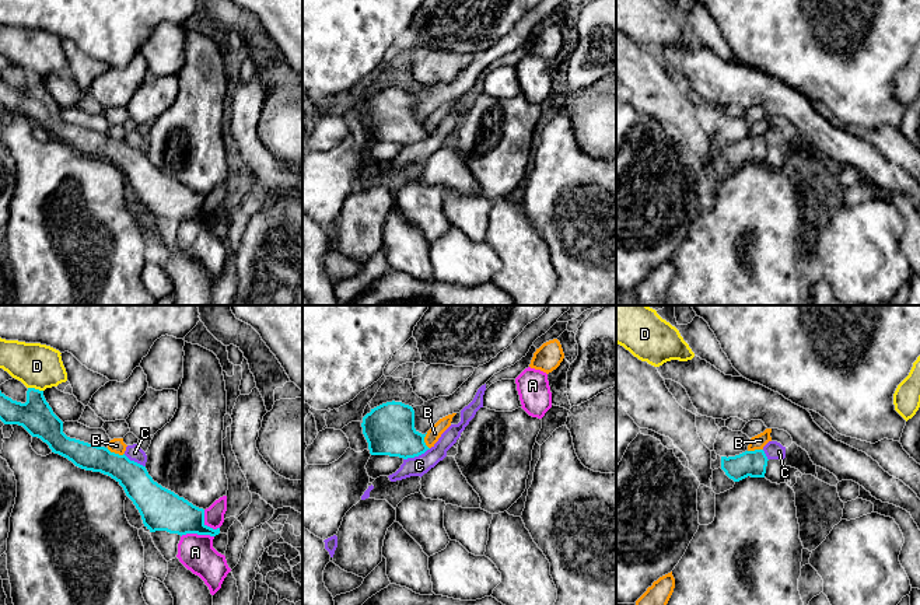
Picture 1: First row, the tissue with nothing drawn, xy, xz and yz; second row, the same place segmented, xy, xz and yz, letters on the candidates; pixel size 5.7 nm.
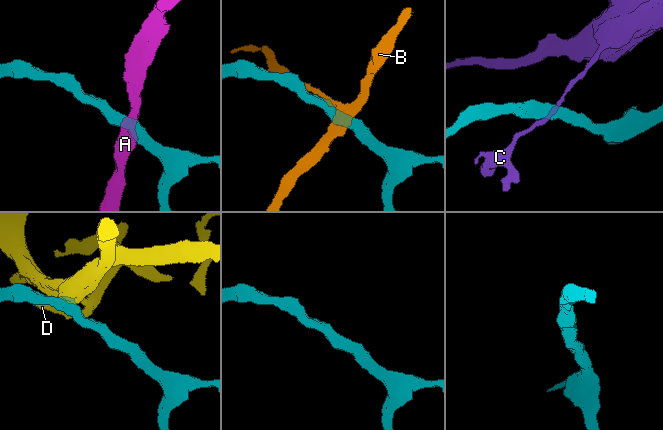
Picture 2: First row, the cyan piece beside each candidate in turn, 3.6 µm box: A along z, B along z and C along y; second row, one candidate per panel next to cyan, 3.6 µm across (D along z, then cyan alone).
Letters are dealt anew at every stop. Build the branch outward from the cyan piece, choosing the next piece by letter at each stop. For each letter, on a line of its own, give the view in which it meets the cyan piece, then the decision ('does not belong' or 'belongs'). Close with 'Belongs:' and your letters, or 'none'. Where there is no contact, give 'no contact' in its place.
A: contact in xy; does not belong
B: contact in xy; does not belong
C: contact in xz; does not belong
D: contact in xy; does not belong
Belongs: none

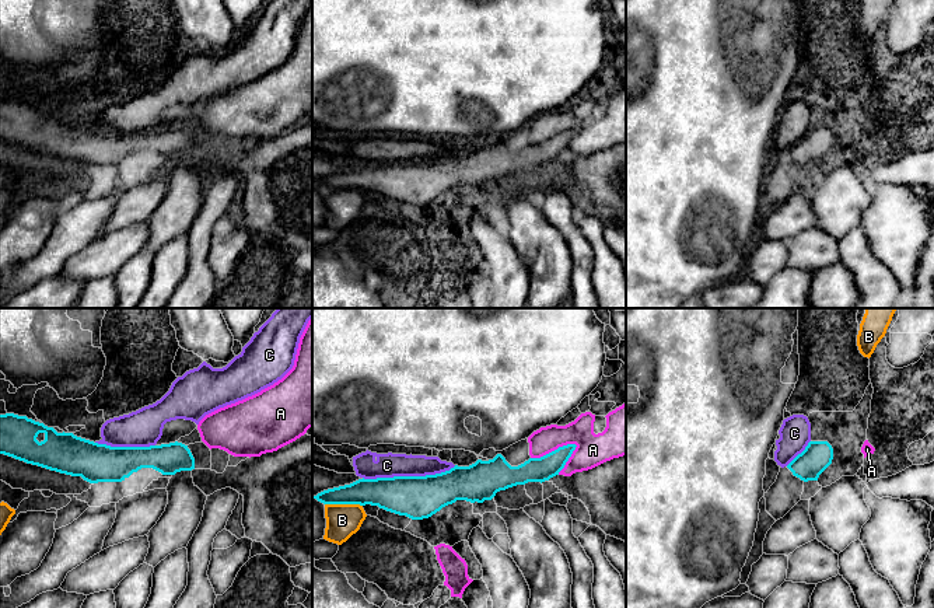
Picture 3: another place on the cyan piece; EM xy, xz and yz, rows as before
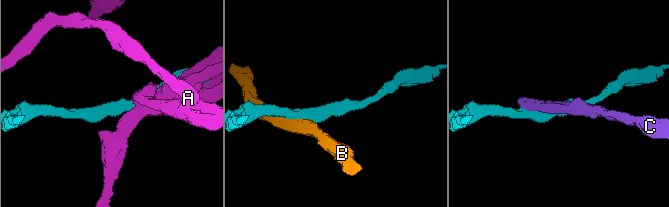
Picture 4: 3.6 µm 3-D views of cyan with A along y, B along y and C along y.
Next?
A: contact in xz; does not belong
B: contact in xz; does not belong
C: contact in xz; does not belong
Belongs: none

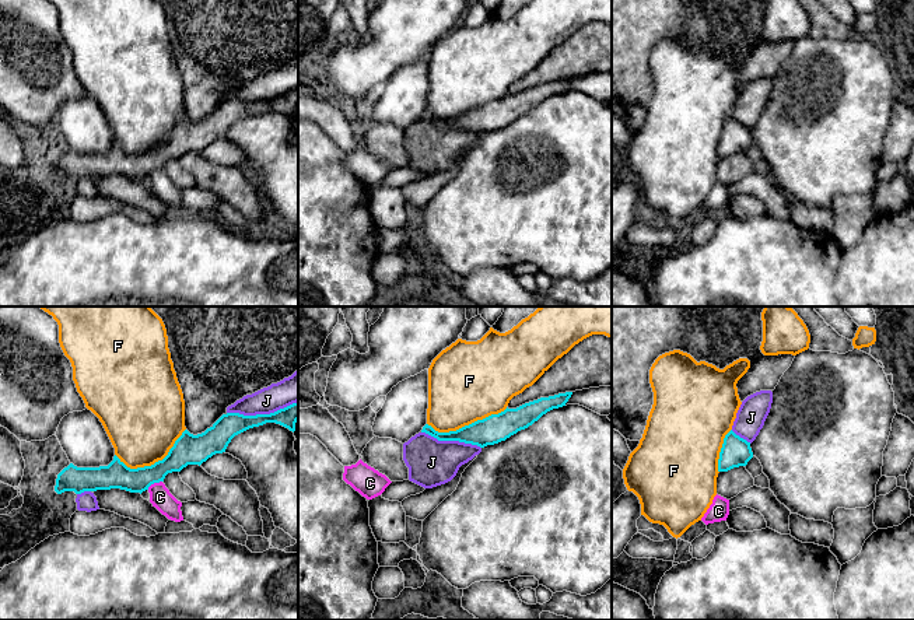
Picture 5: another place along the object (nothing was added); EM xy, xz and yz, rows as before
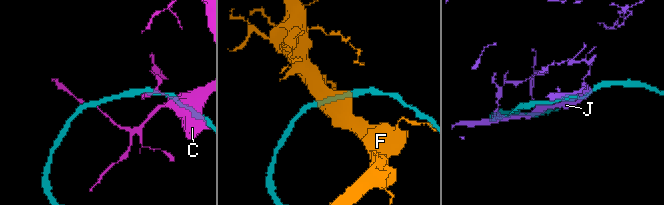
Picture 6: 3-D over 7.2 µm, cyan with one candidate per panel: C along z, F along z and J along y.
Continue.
C: contact in xy; does not belong
F: contact in xz; does not belong
J: contact in xy; belongs
Belongs: J

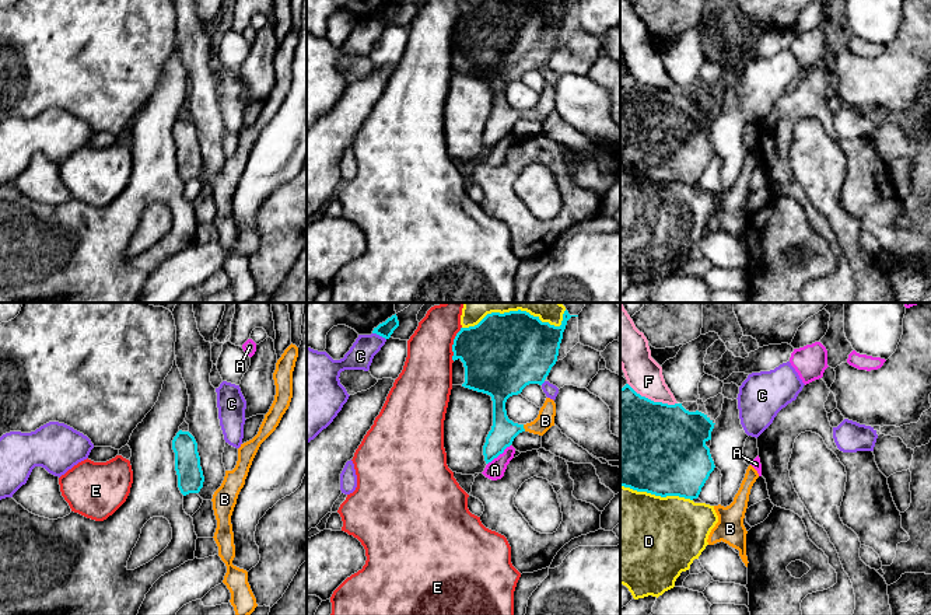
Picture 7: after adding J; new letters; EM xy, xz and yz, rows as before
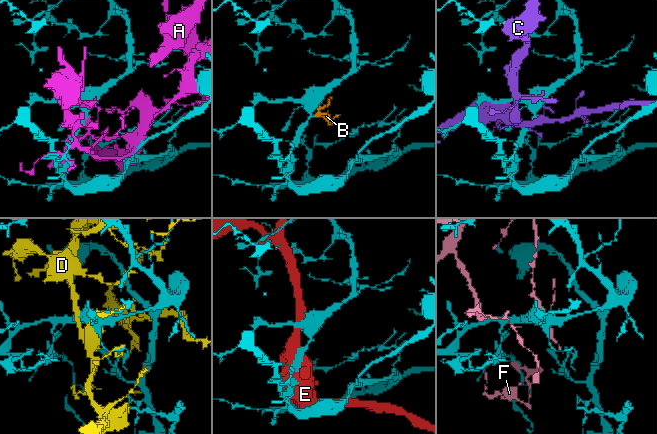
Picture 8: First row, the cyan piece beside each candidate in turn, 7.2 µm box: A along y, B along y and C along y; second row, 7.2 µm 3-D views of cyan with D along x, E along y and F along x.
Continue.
A: contact in xz; does not belong
B: contact in xz; belongs
C: contact in xz; does not belong
D: contact in yz; does not belong
E: contact in xz; does not belong
F: contact in yz; does not belong
Belongs: B

